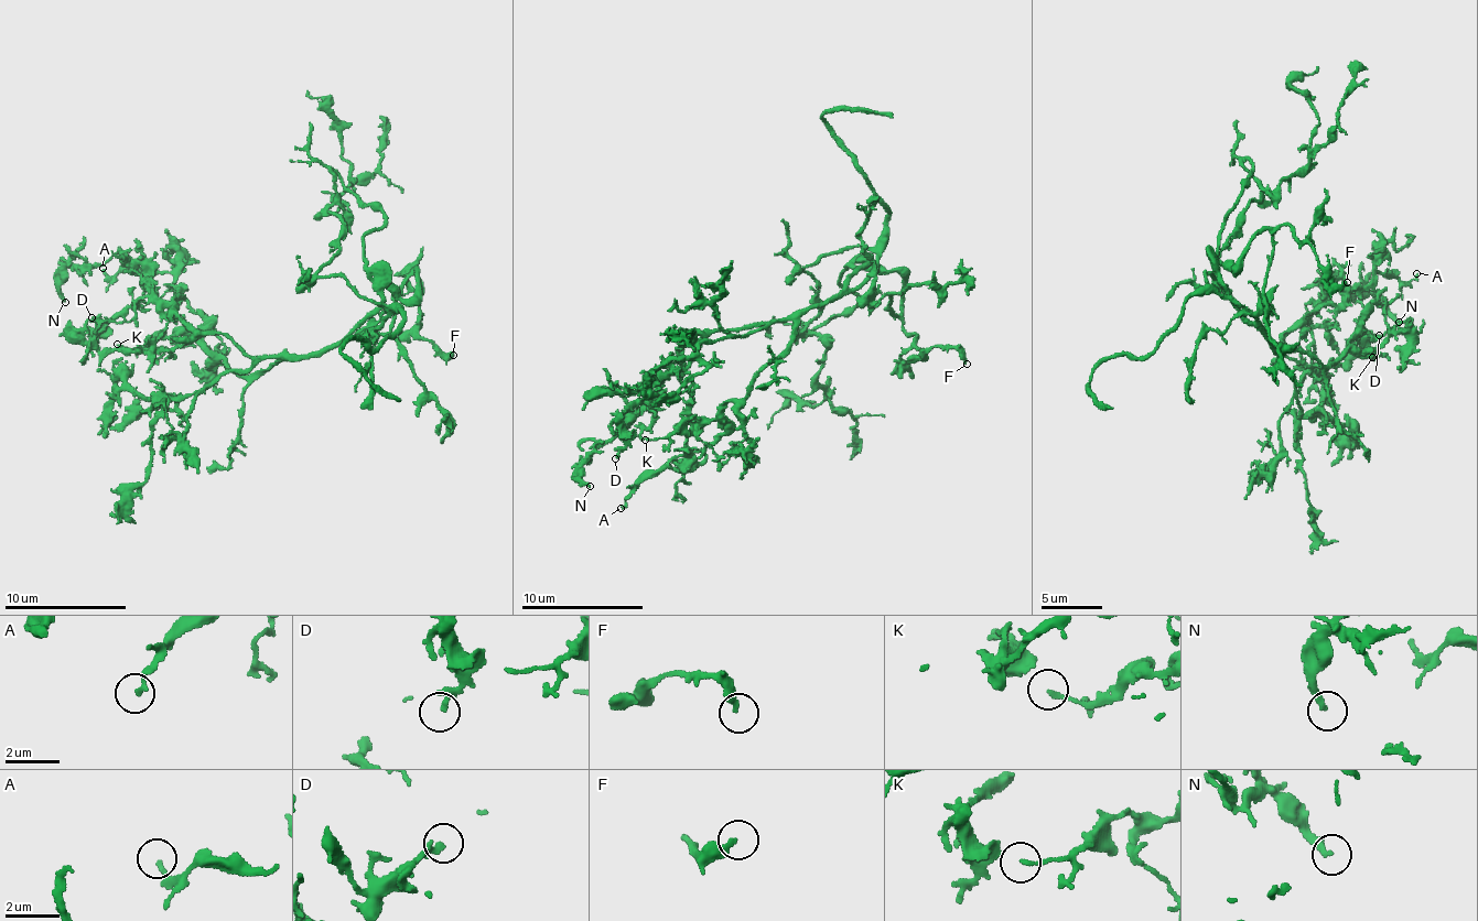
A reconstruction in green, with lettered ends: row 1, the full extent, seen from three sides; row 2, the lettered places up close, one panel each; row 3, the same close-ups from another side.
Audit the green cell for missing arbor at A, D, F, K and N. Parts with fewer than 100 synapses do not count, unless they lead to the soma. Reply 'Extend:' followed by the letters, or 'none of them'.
Extend: none of them

